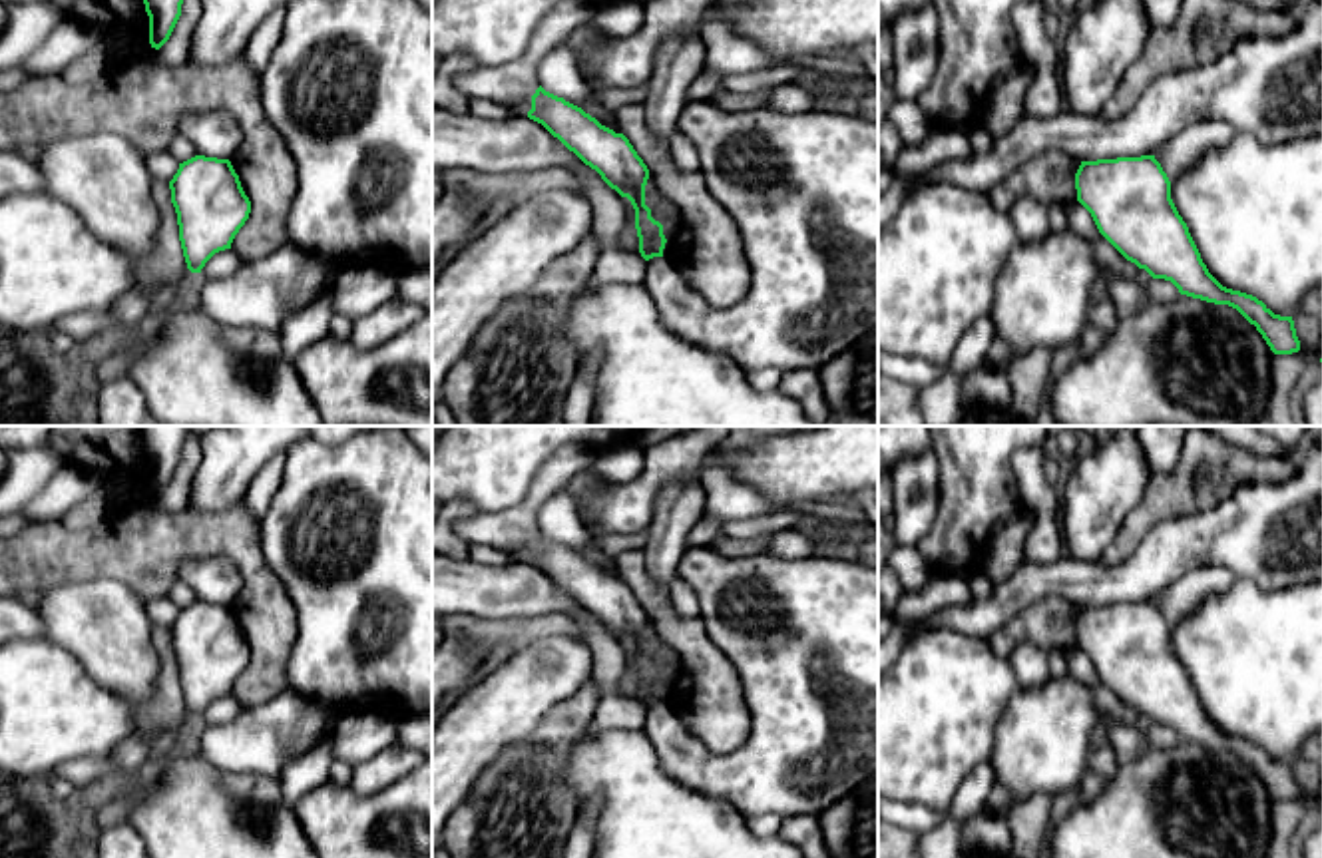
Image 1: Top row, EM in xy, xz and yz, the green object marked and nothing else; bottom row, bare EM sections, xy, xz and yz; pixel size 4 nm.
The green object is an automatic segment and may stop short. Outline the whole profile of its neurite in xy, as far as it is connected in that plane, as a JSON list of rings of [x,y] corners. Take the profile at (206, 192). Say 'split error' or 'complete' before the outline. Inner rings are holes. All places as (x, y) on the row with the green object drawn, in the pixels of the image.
complete; [[[205,155],[179,163],[169,189],[187,269],[201,273],[215,253],[231,249],[251,201],[231,161]]]

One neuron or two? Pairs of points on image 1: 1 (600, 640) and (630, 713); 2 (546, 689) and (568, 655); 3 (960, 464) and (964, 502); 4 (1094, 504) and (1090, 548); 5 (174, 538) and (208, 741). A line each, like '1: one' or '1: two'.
1: one
2: one
3: one
4: one
5: two

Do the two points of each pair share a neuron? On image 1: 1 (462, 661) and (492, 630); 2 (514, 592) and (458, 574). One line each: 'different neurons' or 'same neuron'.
1: different neurons
2: same neuron

